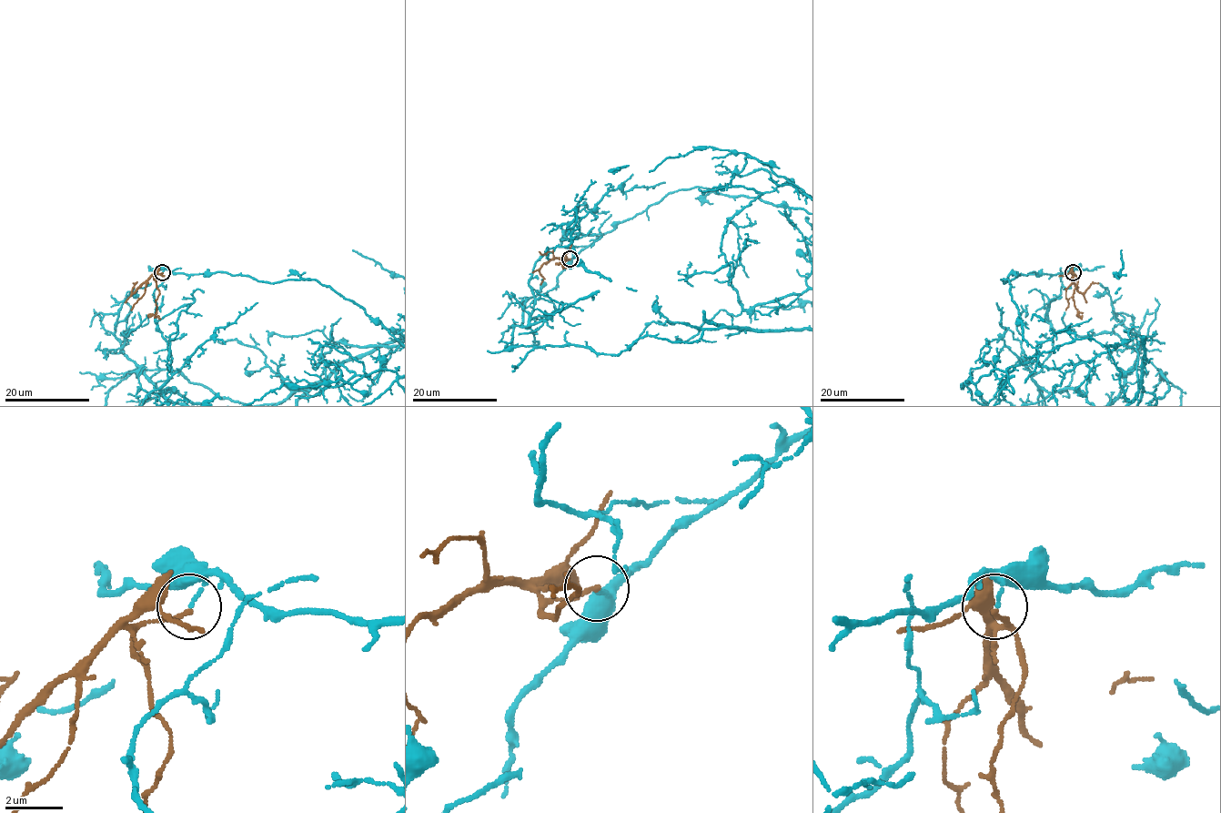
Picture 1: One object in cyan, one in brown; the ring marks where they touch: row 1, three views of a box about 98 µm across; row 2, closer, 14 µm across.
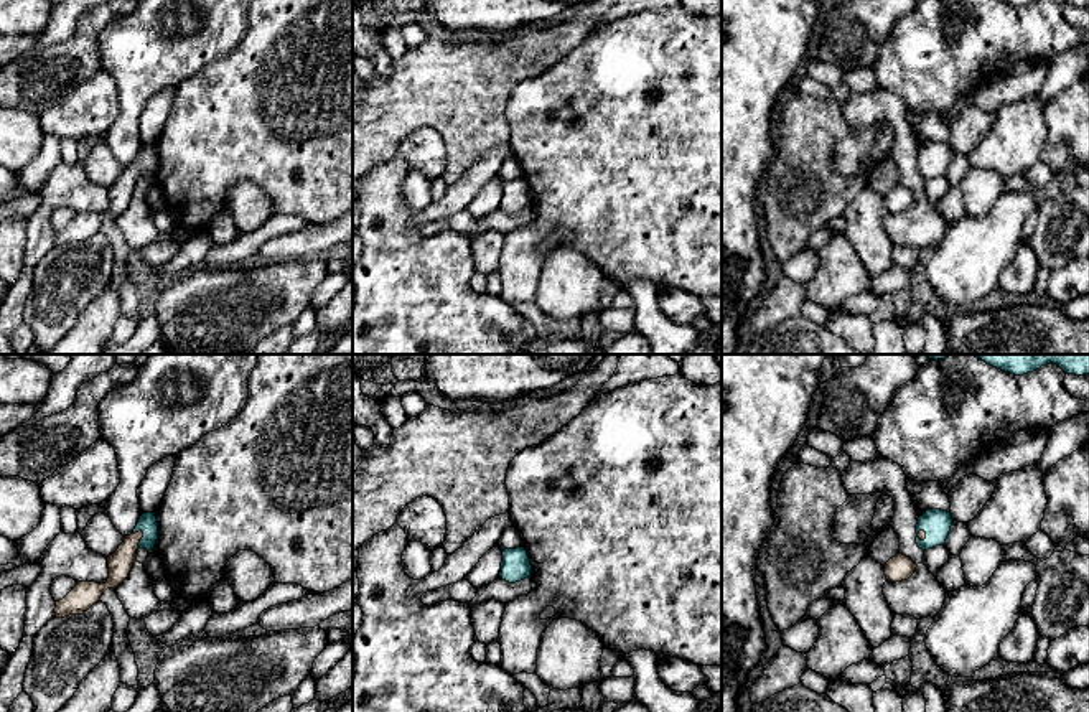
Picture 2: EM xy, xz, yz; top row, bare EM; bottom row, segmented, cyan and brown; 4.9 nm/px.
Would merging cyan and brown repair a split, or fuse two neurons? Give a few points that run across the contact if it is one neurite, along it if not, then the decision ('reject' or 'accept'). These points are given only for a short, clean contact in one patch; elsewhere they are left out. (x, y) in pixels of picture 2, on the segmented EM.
reject

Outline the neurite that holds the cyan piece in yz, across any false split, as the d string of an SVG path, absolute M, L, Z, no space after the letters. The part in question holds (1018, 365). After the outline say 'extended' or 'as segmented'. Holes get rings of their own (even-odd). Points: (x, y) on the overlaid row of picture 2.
M972 354L1005 372L1023 376L1046 366L1058 364L1066 374L1089 374L1089 354Z; as segmented

